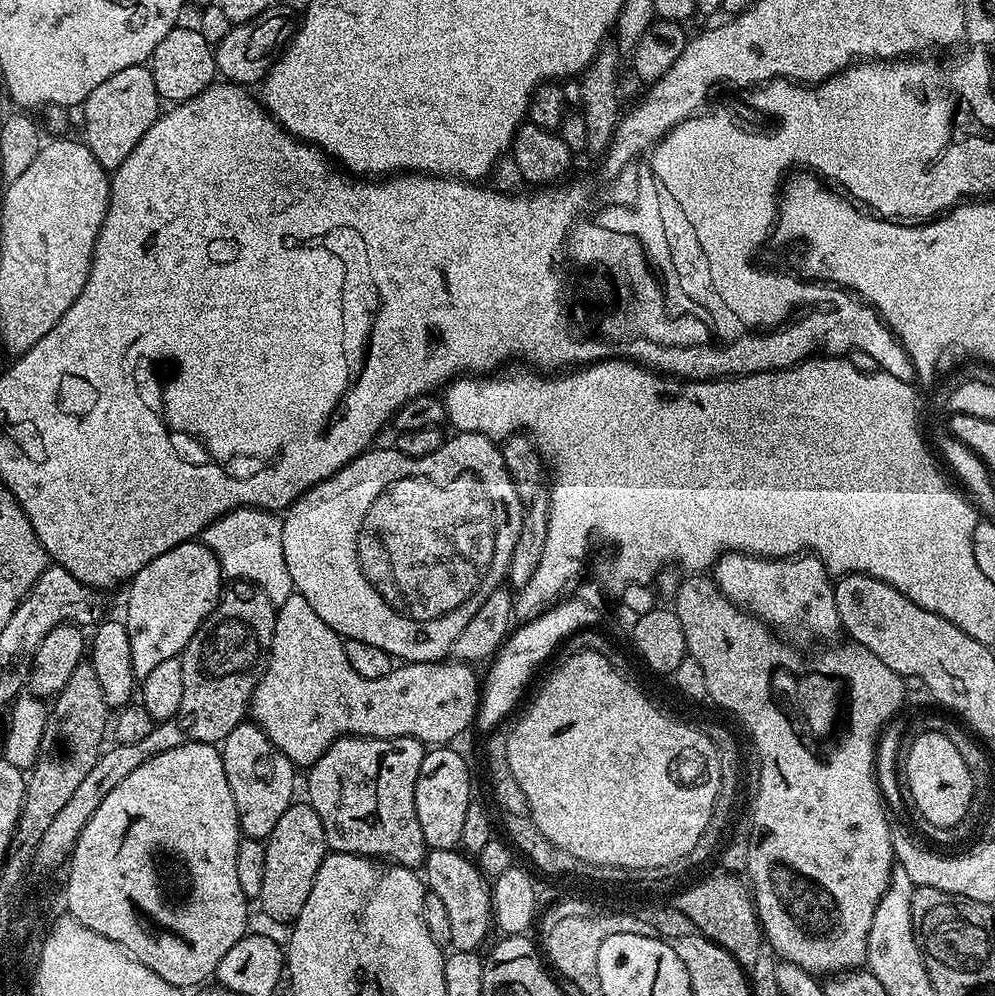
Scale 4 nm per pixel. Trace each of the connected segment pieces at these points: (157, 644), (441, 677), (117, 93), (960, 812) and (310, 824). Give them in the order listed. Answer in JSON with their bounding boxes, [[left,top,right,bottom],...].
[[122,540,226,678],[250,594,482,766],[82,64,162,170],[904,730,978,830],[258,802,330,926]]

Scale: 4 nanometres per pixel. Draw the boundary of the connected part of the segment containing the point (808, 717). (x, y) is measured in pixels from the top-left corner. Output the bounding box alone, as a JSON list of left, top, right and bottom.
[674,574,905,978]

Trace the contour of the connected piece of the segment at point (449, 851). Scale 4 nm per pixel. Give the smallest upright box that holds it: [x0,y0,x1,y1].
[422,848,493,952]

